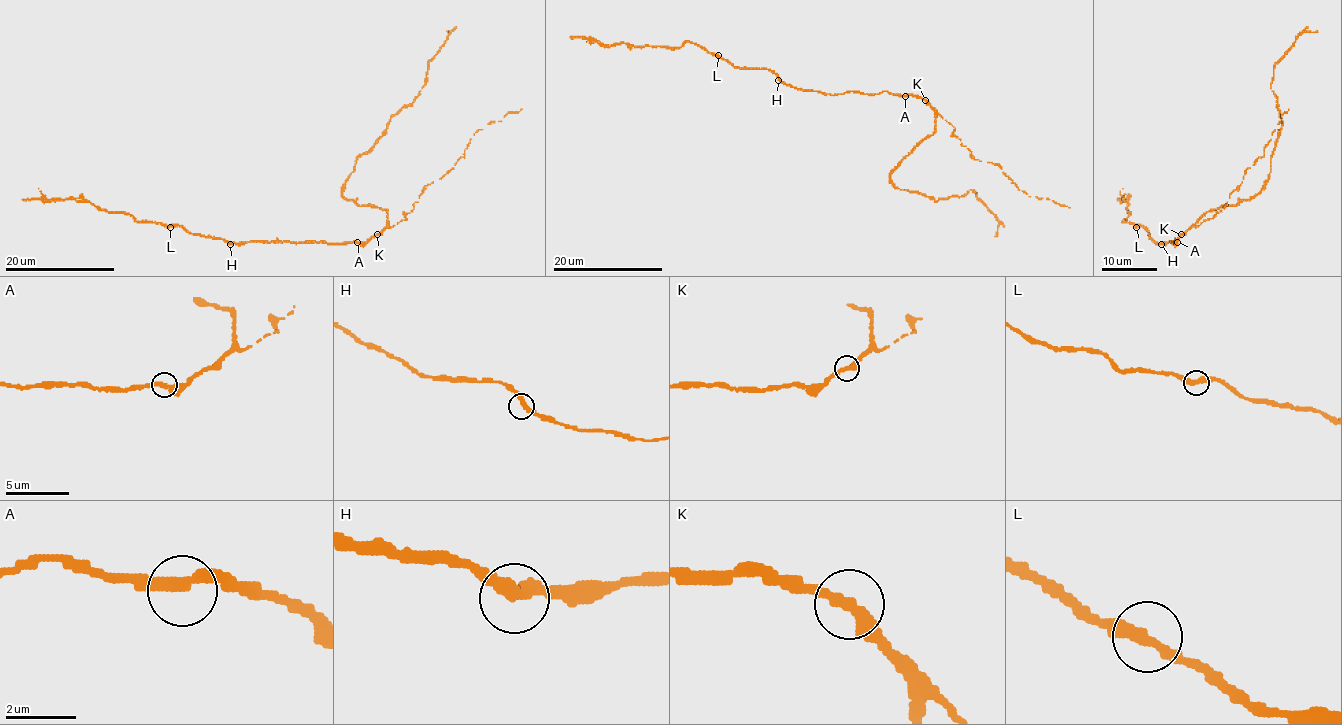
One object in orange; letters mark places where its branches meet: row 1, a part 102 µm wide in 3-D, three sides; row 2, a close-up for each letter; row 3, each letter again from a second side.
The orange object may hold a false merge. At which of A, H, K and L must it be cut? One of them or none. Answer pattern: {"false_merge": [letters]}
{"false_merge": []}

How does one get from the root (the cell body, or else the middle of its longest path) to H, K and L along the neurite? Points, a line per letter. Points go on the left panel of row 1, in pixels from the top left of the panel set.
H: (357, 243), (247, 242), (230, 244)
K: (357, 243), (367, 243), (377, 235)
L: (357, 243), (227, 243), (219, 238), (189, 233), (178, 225), (170, 227)

